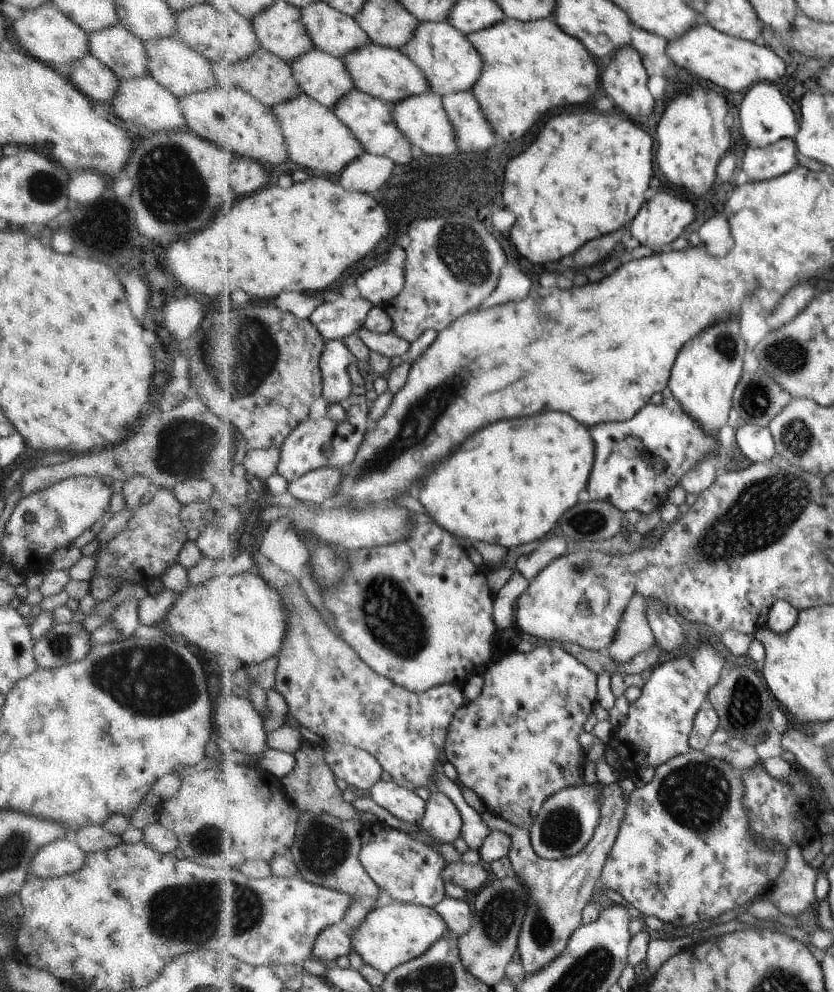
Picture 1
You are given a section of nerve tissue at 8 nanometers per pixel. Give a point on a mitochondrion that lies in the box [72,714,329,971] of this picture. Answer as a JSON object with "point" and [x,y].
{"point":[194,912]}

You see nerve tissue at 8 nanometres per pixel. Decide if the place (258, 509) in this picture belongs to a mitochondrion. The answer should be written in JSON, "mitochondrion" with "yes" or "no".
{"mitochondrion":"no"}

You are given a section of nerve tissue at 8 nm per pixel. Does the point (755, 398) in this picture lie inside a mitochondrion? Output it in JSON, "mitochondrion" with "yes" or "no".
{"mitochondrion":"yes"}

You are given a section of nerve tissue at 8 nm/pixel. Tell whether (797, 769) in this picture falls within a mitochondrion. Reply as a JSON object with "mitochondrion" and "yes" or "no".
{"mitochondrion":"no"}

